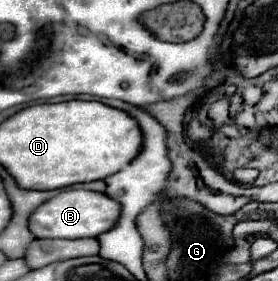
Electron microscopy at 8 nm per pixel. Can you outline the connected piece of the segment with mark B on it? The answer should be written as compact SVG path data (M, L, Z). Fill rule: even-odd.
M62 190L54 198L42 202L30 218L28 228L34 238L96 238L98 234L110 230L120 216L120 204L102 192L90 190Z

